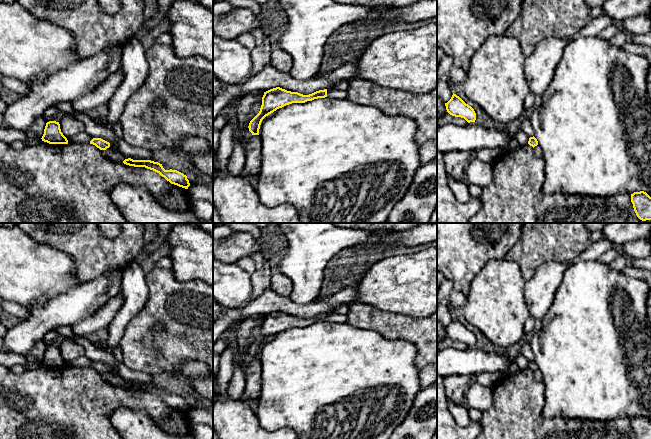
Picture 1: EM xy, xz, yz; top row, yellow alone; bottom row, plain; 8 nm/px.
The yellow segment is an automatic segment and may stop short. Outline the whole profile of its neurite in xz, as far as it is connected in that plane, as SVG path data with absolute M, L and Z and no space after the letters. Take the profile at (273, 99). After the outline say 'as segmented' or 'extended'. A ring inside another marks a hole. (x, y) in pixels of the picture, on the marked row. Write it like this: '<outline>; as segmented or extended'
M276 87L264 92L262 105L259 113L250 121L249 131L252 135L259 135L259 129L262 120L279 108L292 103L305 103L318 98L327 97L327 89L316 91L309 95L303 95L298 92L291 92L280 87Z; as segmented

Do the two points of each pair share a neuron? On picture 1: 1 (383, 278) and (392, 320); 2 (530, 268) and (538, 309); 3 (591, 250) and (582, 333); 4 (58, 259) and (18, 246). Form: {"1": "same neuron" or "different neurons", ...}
{"1": "different neurons", "2": "different neurons", "3": "different neurons", "4": "same neuron"}

